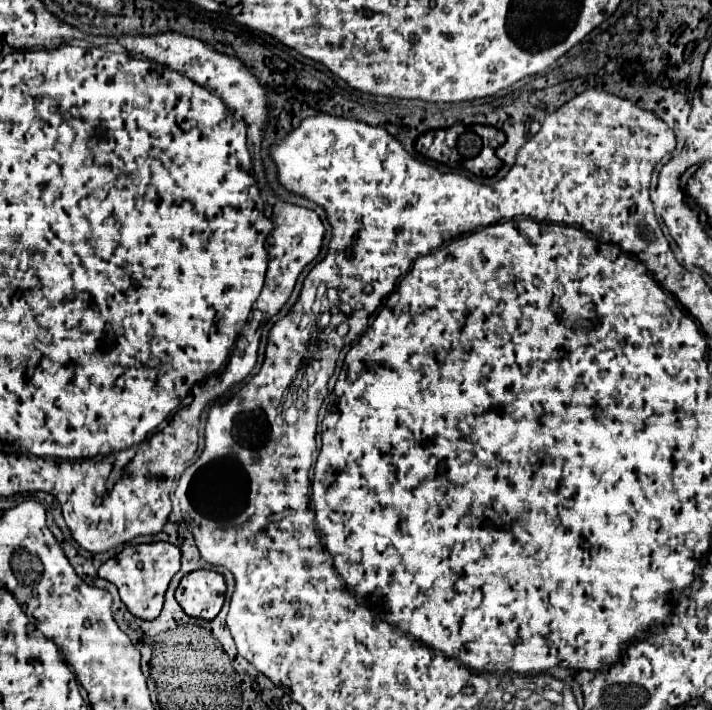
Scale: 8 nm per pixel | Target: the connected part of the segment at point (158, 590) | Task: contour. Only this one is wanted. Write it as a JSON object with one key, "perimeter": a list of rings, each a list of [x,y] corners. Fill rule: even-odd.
{"perimeter":[[[149,542],[127,546],[117,556],[109,558],[101,568],[99,576],[103,580],[113,582],[119,588],[119,596],[127,610],[141,620],[155,620],[163,608],[165,590],[181,566],[181,552],[177,546],[169,542]]]}

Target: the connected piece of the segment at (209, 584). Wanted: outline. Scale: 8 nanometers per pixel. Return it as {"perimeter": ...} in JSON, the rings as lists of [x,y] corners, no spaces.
{"perimeter":[[[195,570],[183,576],[175,590],[175,598],[185,614],[213,620],[221,612],[225,590],[225,580],[219,572]]]}

